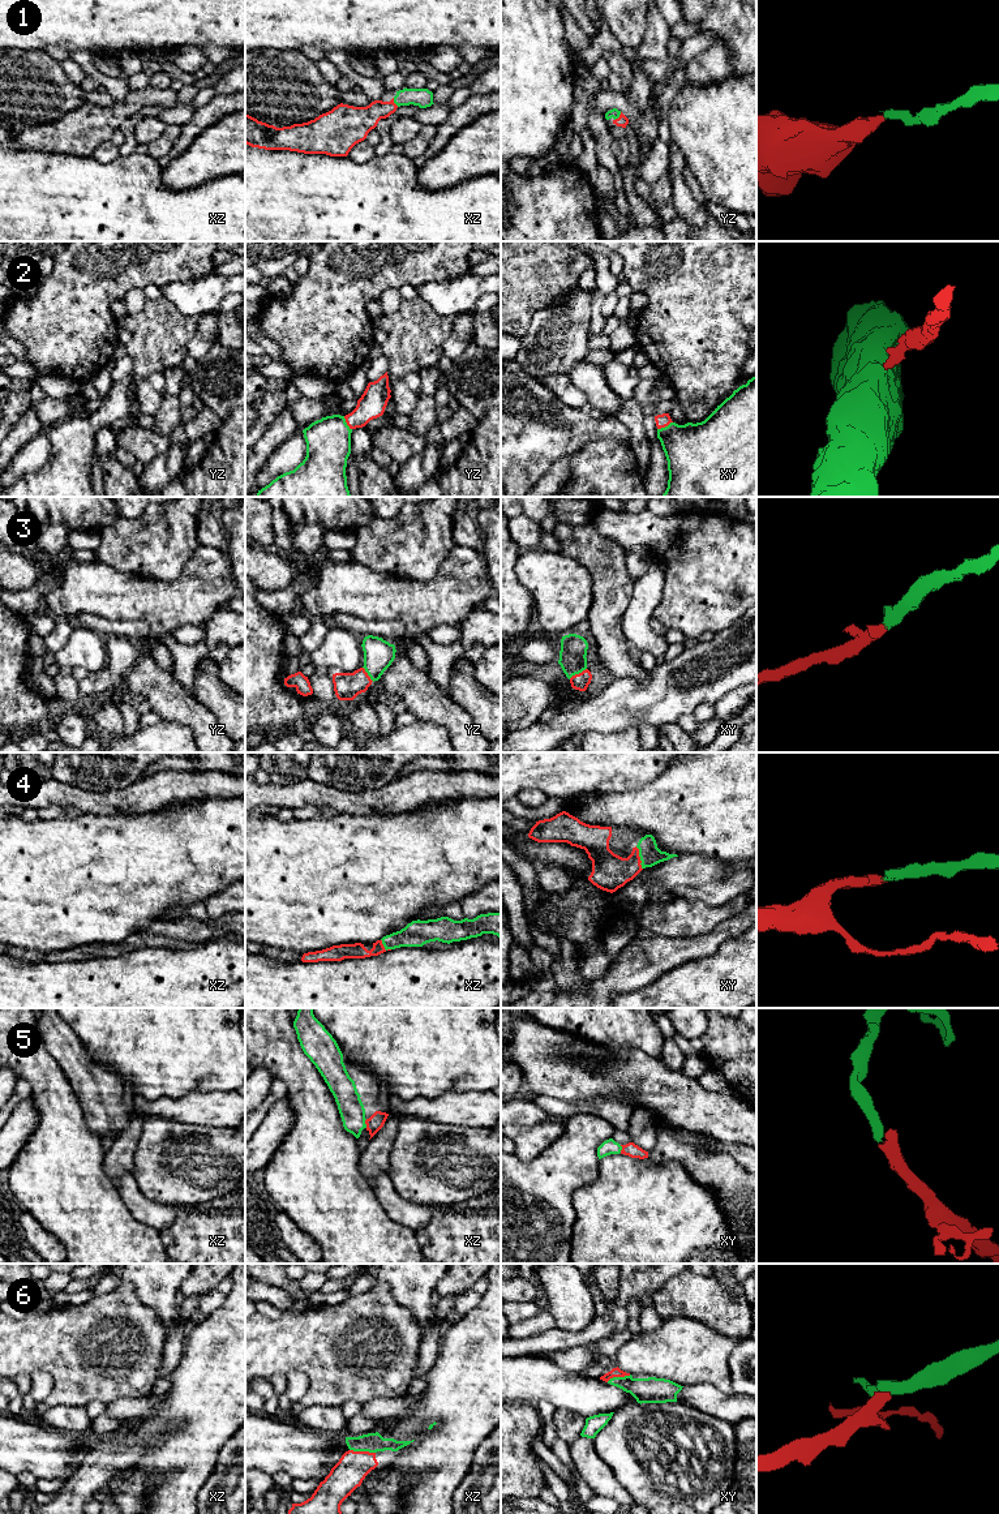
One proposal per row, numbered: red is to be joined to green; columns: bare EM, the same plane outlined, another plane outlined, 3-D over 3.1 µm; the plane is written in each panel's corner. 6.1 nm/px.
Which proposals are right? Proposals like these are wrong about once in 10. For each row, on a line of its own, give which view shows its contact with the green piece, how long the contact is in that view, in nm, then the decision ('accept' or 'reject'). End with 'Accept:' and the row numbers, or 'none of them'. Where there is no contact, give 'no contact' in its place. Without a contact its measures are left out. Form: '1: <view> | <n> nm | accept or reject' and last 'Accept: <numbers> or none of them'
1: yz | 70 nm | accept
2: xy | 110 nm | accept
3: xy | 130 nm | accept
4: xy | 150 nm | accept
5: xz | 60 nm | accept
6: xz | 160 nm | accept
Accept: 1, 2, 3, 4, 5, 6

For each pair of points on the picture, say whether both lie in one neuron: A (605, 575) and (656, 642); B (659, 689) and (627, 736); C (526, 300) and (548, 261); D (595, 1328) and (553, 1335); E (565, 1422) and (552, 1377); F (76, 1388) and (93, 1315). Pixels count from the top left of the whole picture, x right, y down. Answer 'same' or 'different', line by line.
A: different
B: different
C: same
D: same
E: different
F: same

